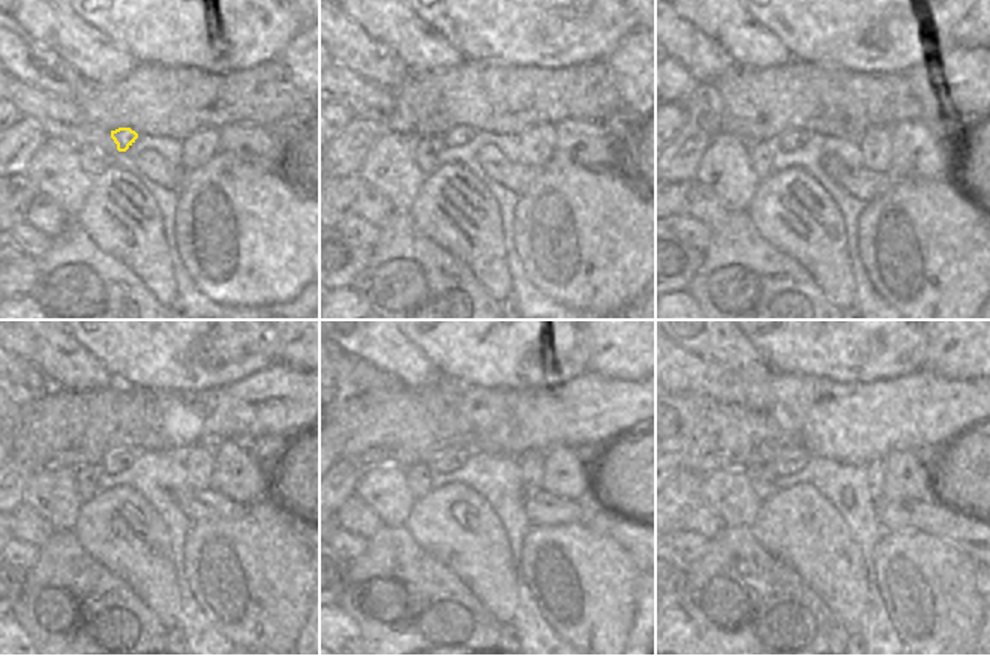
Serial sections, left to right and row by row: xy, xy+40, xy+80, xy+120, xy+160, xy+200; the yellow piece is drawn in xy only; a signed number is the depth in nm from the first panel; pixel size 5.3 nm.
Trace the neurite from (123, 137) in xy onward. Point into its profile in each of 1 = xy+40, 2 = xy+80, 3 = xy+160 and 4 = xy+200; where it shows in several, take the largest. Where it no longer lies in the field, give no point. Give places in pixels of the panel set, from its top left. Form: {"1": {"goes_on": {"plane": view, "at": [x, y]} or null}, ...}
{"1": {"goes_on": {"plane": "xy+40", "at": [461, 134]}}, "2": {"goes_on": {"plane": "xy+80", "at": [794, 138]}}, "3": {"goes_on": {"plane": "xy+160", "at": [449, 460]}}, "4": {"goes_on": {"plane": "xy+200", "at": [789, 461]}}}

